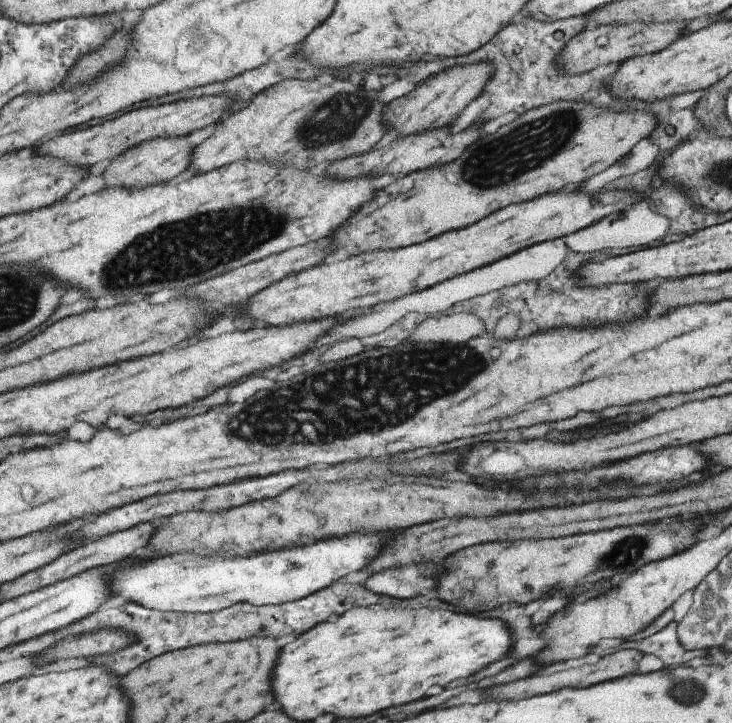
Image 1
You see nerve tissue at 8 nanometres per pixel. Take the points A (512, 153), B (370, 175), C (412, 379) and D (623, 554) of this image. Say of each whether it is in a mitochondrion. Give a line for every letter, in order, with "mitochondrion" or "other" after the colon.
A: mitochondrion
B: other
C: mitochondrion
D: mitochondrion

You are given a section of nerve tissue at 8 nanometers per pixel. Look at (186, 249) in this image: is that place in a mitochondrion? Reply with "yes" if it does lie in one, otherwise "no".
yes

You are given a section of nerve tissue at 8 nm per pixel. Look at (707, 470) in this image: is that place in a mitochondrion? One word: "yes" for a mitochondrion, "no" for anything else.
no

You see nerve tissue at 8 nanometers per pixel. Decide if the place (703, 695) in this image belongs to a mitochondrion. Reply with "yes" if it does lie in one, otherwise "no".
yes

